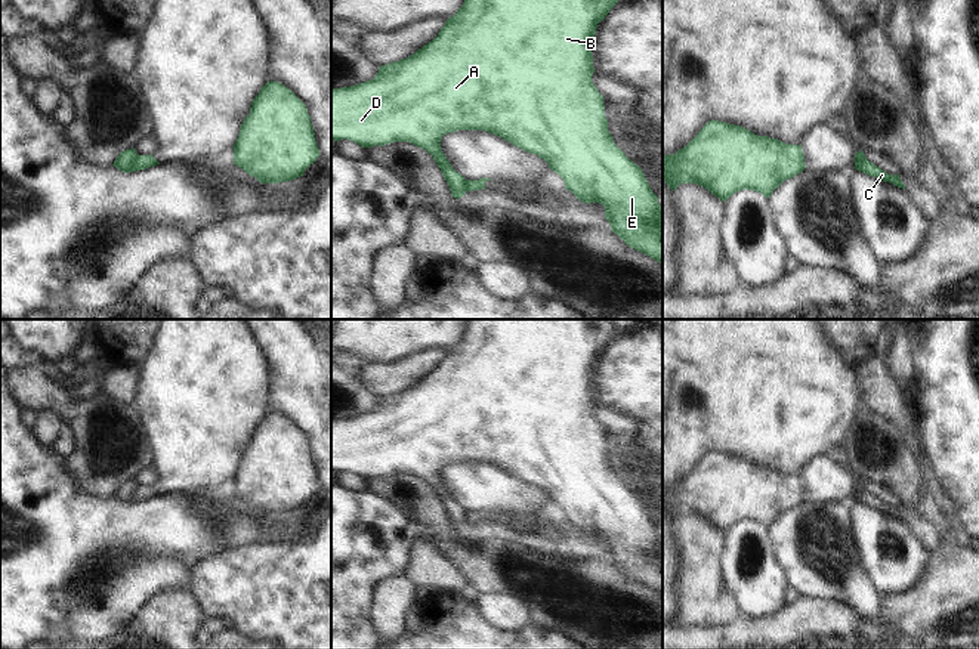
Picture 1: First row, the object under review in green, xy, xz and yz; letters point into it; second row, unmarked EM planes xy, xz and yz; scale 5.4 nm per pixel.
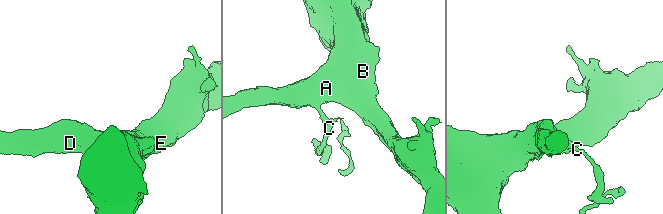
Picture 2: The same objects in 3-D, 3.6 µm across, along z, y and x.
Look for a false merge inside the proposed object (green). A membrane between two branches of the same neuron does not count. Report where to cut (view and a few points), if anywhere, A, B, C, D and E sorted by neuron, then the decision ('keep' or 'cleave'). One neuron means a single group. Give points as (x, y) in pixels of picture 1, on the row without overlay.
xy (136, 485), (132, 501) | A B D E / C | cleave

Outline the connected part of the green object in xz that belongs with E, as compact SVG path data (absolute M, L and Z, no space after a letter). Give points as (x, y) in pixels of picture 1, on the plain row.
M466 319L466 331L463 337L455 346L447 350L445 356L432 373L405 390L382 396L377 407L370 412L349 418L331 420L331 470L336 473L348 470L362 479L371 479L376 476L383 478L392 473L410 473L423 479L436 492L450 517L451 526L457 531L467 523L466 510L457 504L447 491L441 480L441 470L447 464L457 461L484 461L492 464L512 476L543 489L549 495L549 500L563 510L565 519L580 532L586 535L599 534L605 538L605 550L609 553L612 563L617 565L629 578L663 594L663 543L658 535L658 528L652 523L642 500L627 489L626 485L614 475L608 461L608 451L605 448L603 427L597 423L592 412L594 404L592 373L596 365L597 355L605 350L617 334L618 331L612 325L612 319Z

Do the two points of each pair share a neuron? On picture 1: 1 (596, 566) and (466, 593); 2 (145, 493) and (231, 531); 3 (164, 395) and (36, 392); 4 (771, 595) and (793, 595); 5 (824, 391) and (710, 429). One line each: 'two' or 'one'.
1: two
2: two
3: two
4: two
5: one

